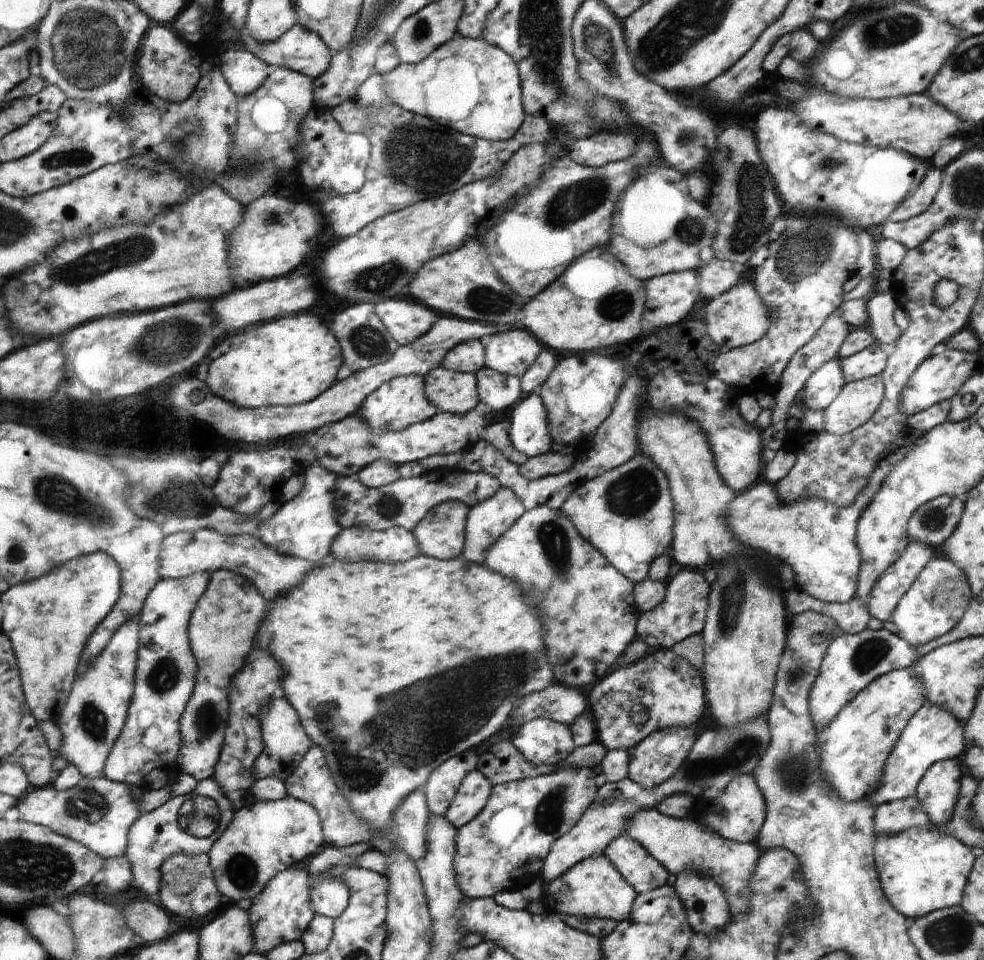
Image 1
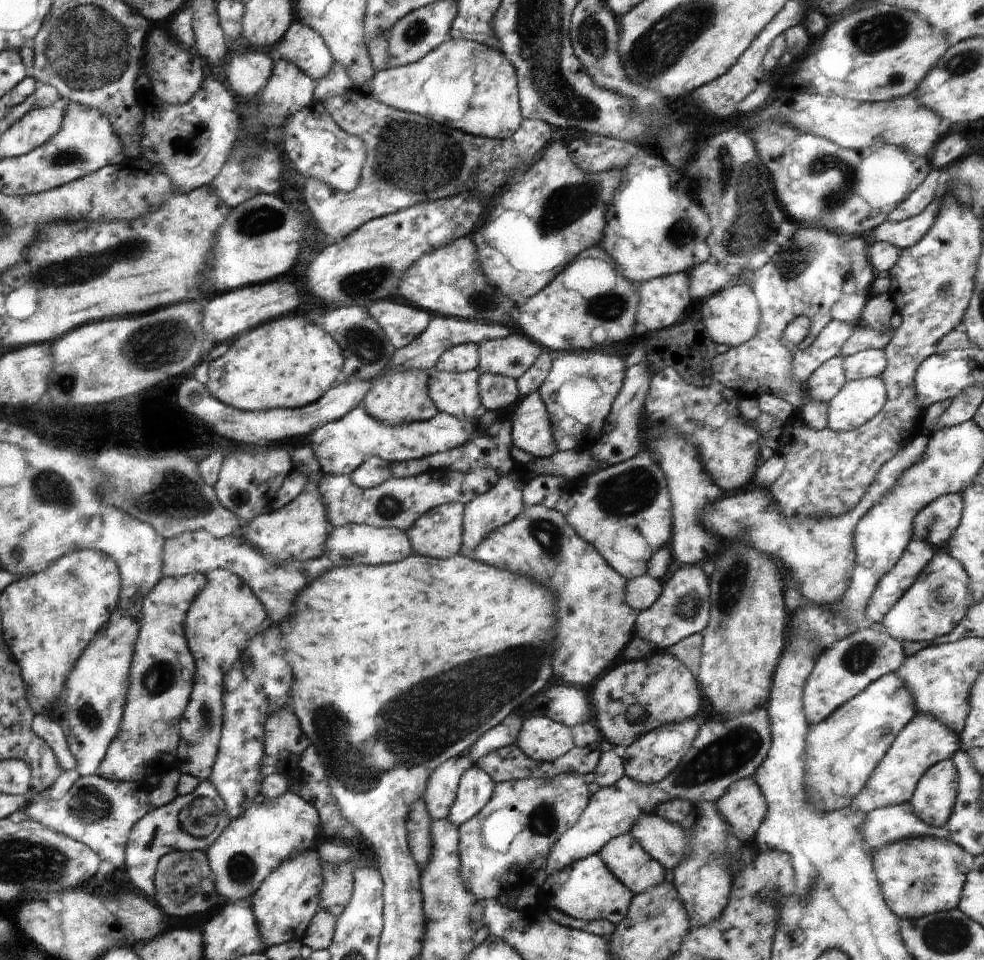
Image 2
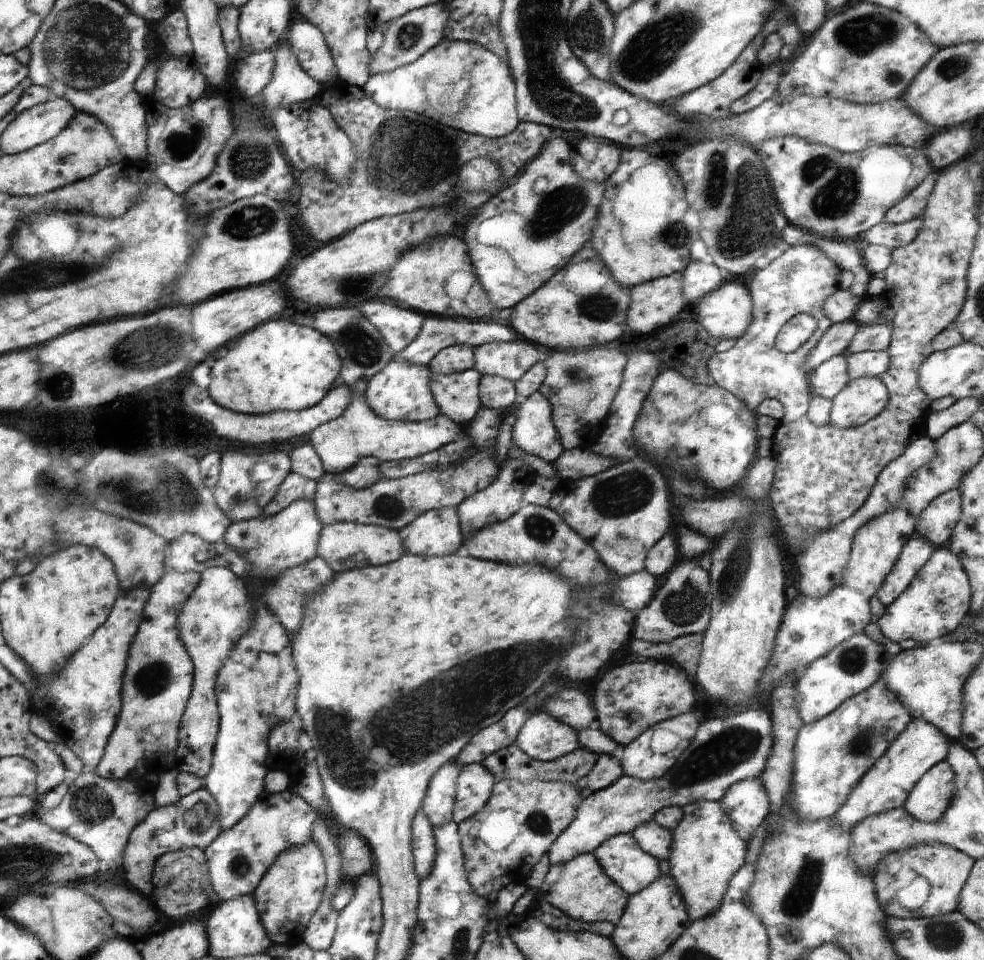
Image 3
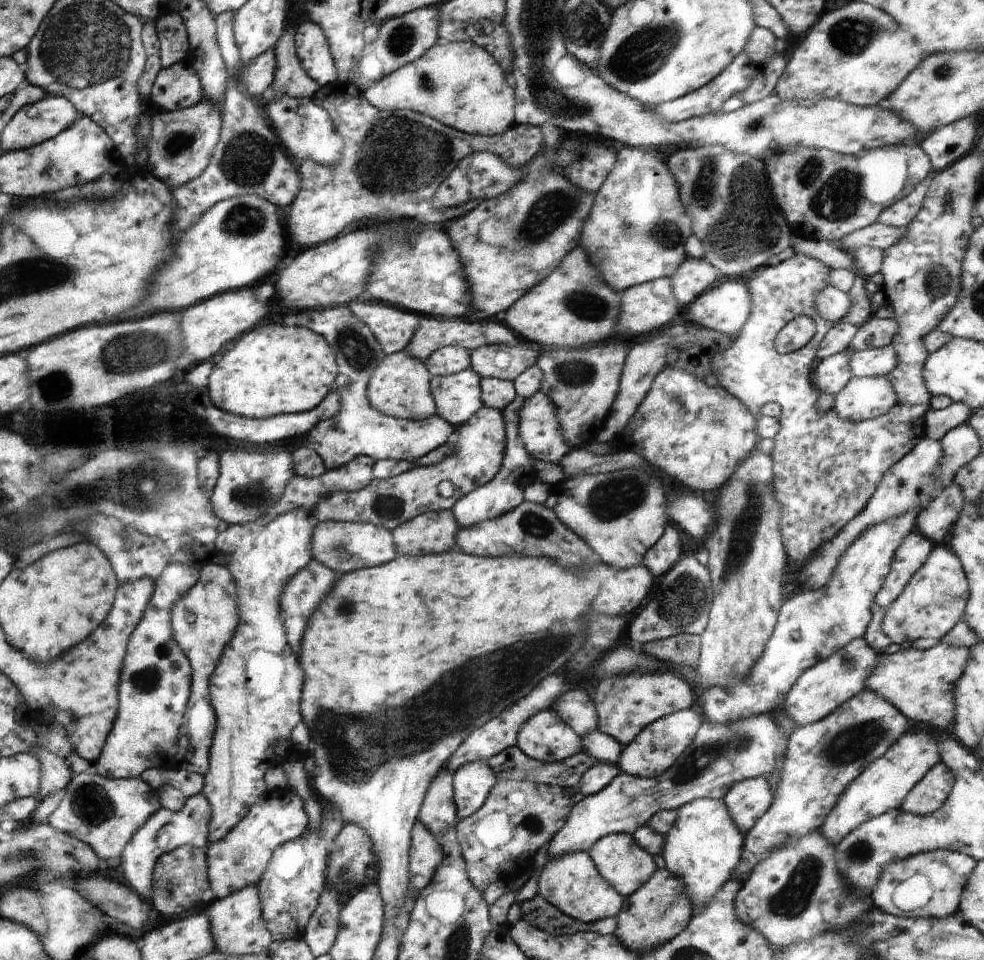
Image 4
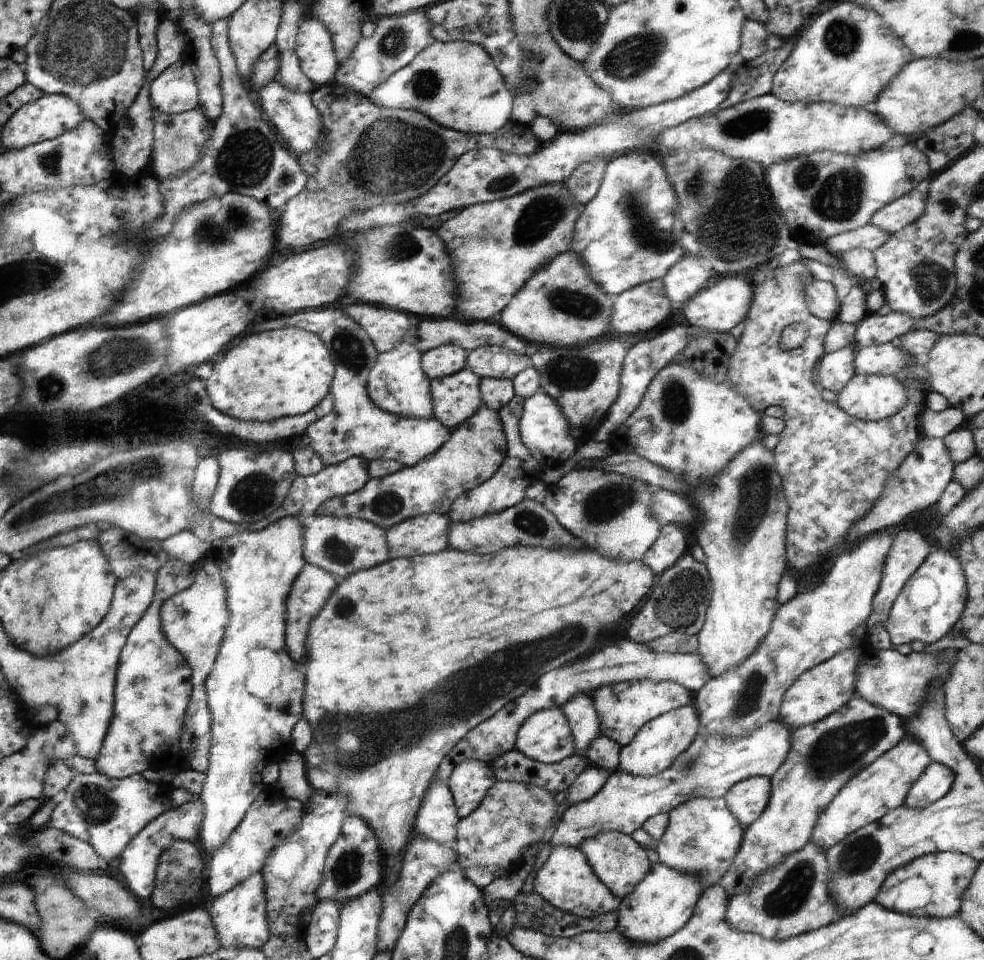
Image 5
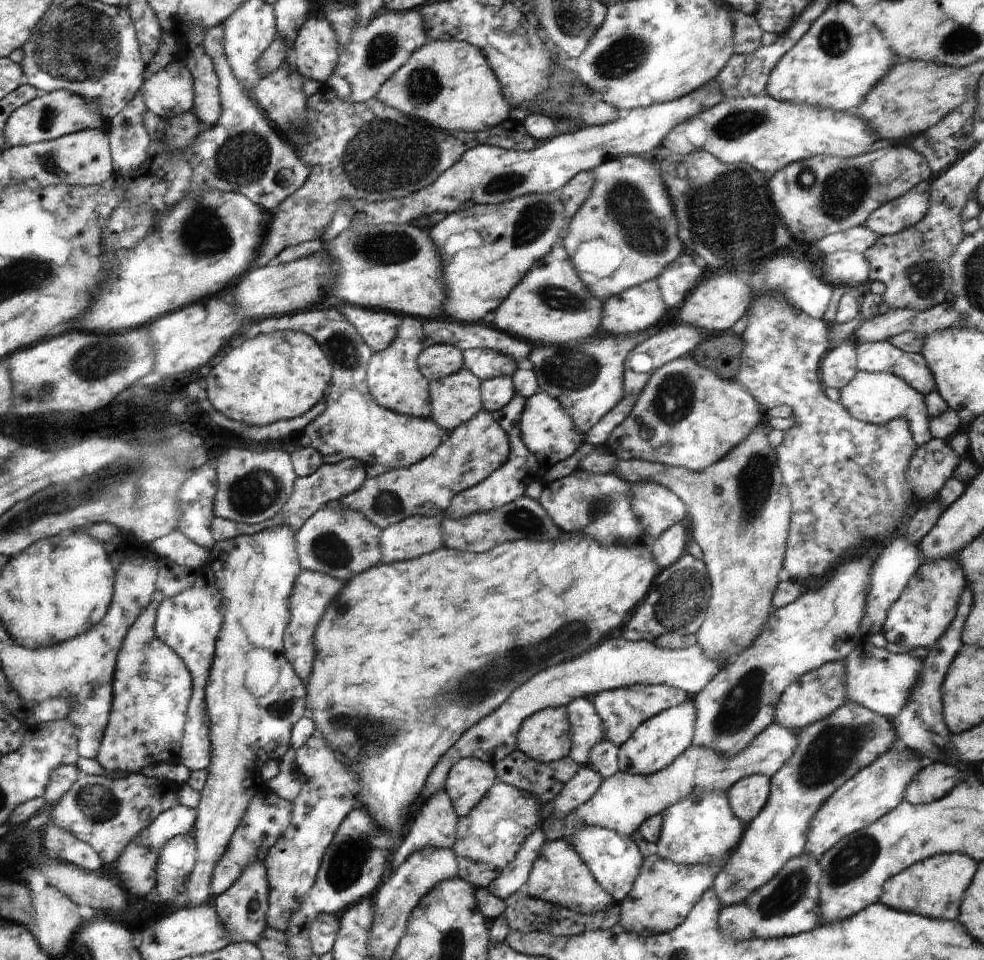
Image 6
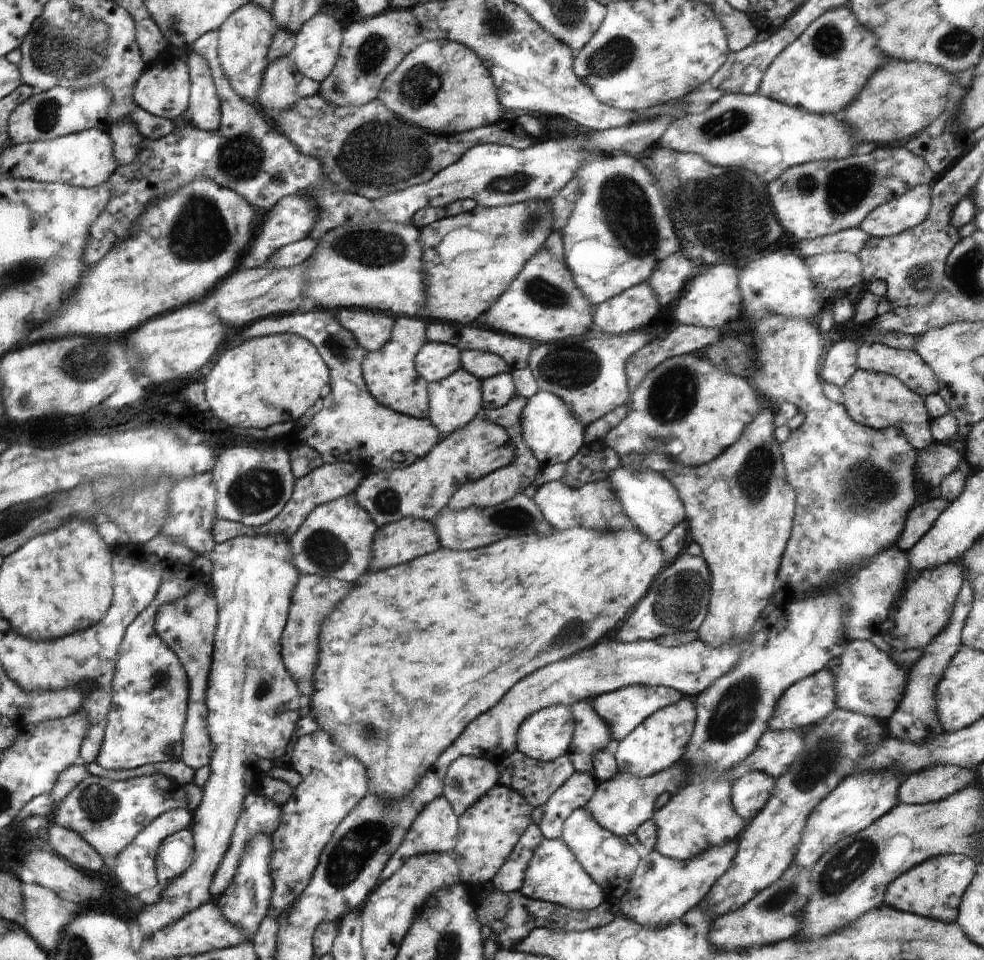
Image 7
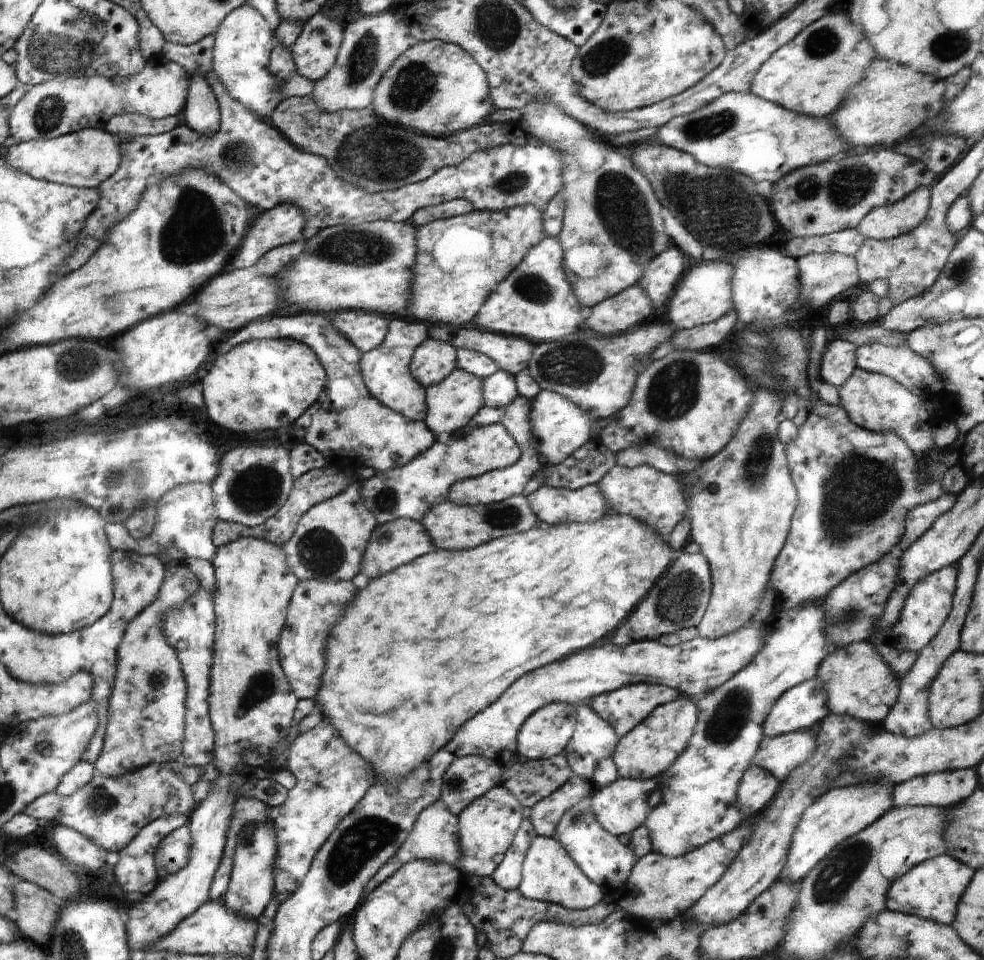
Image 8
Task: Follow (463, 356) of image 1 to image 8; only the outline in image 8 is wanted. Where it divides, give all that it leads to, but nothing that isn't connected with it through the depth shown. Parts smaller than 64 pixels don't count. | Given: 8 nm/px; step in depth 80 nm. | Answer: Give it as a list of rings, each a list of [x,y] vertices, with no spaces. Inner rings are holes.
[[[428,339],[422,342],[422,346],[418,347],[418,354],[413,354],[414,362],[410,366],[414,366],[414,378],[425,388],[437,385],[445,380],[454,369],[457,368],[457,348],[452,348],[449,342],[438,341],[436,339]]]

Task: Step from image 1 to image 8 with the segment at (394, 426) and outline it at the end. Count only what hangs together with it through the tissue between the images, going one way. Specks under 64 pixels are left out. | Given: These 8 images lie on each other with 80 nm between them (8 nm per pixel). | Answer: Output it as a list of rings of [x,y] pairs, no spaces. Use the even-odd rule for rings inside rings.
[[[391,316],[389,334],[376,349],[362,353],[361,374],[369,393],[387,407],[413,421],[424,421],[428,416],[426,388],[410,372],[410,363],[417,346],[429,339],[428,325],[405,316]]]

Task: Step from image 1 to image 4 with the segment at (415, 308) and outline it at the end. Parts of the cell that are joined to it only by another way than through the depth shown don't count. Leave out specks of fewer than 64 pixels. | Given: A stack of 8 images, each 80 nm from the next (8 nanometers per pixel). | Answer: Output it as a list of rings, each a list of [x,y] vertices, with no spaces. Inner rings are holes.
[[[354,301],[349,309],[370,327],[386,355],[406,350],[421,324],[421,315],[380,301]]]

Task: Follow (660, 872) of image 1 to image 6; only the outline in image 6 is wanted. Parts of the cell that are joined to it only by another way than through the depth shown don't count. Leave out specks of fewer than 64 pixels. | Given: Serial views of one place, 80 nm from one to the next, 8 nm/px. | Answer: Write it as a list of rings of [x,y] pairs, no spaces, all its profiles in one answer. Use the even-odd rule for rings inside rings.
[[[590,825],[576,829],[568,840],[594,875],[596,882],[610,894],[614,902],[624,900],[632,890],[645,859],[634,840],[616,831]]]

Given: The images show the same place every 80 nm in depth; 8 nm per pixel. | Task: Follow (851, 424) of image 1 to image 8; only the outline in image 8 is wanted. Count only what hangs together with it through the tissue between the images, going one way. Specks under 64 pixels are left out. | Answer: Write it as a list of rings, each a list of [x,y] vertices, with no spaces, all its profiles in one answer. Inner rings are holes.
[[[856,367],[850,378],[839,387],[839,395],[841,407],[855,425],[877,433],[894,433],[920,457],[936,449],[932,434],[933,418],[927,411],[925,399],[906,390],[893,378]]]

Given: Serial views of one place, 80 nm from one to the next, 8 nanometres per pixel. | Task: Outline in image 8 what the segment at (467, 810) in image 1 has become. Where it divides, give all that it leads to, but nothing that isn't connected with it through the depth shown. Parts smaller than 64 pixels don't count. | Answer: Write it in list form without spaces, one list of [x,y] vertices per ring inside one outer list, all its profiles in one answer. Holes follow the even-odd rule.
[[[478,754],[464,755],[446,769],[440,799],[459,815],[477,798],[500,784],[501,767],[497,763]]]

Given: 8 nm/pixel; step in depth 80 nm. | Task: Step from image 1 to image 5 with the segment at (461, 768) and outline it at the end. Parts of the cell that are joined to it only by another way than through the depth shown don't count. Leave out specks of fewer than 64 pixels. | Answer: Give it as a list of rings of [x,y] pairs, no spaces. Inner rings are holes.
[[[449,779],[434,780],[417,814],[414,835],[434,839],[434,842],[442,843],[443,846],[451,846],[457,836],[458,824],[460,824],[460,815],[458,815],[457,805],[449,786]]]

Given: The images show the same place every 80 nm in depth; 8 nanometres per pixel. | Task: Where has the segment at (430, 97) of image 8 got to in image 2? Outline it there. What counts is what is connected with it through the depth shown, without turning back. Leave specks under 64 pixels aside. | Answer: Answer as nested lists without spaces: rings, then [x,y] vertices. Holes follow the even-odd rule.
[[[448,38],[421,61],[376,72],[368,82],[367,94],[396,110],[420,114],[437,122],[442,116],[442,104],[434,104],[432,108],[430,96],[424,94],[424,84],[432,88],[436,86],[436,94],[442,86],[442,92],[452,90],[460,94],[460,100],[468,100],[468,110],[464,110],[462,116],[460,112],[452,114],[452,126],[461,132],[506,140],[520,128],[524,120],[520,114],[516,70],[498,48],[493,49],[475,41]]]

